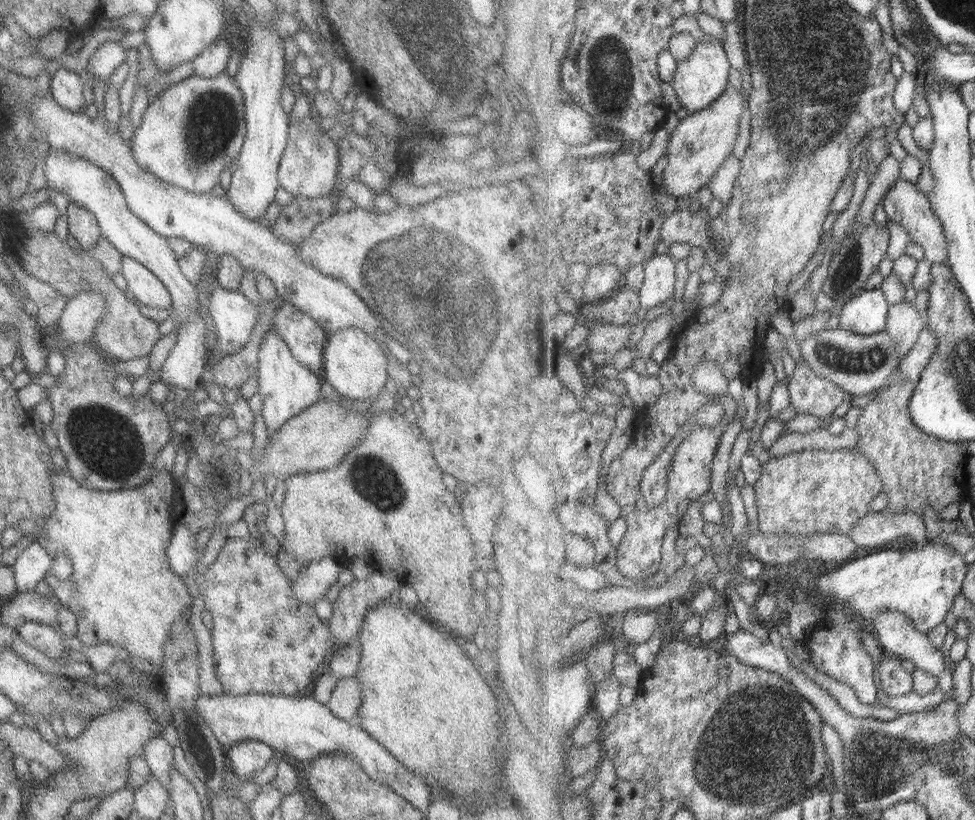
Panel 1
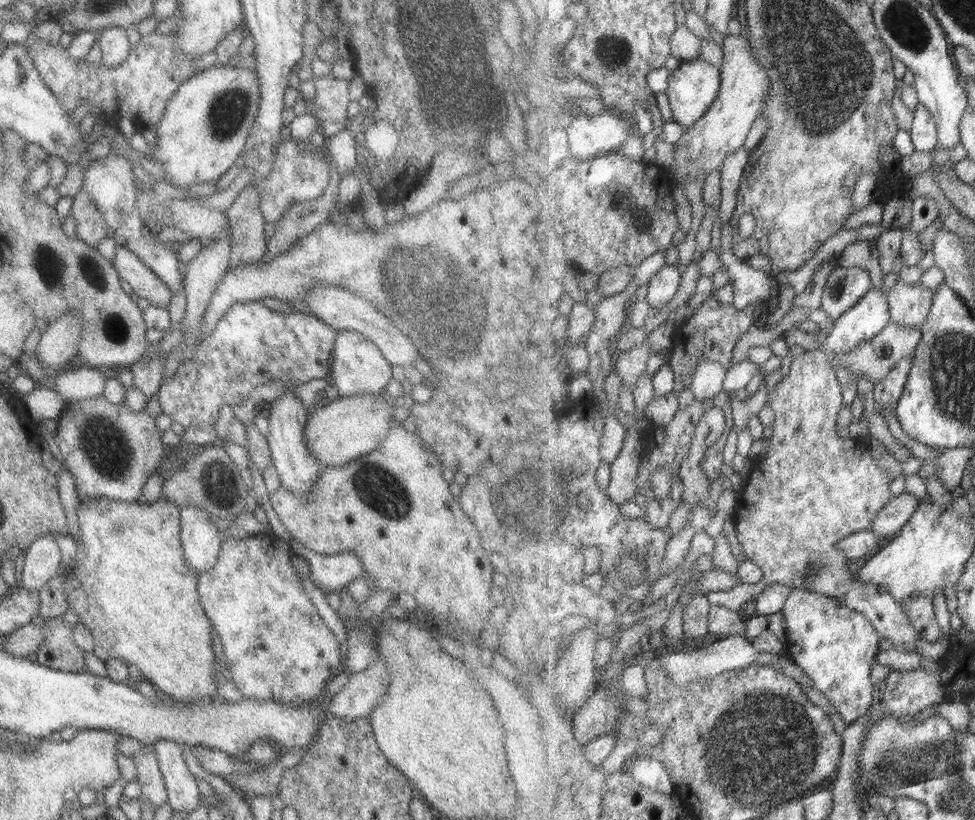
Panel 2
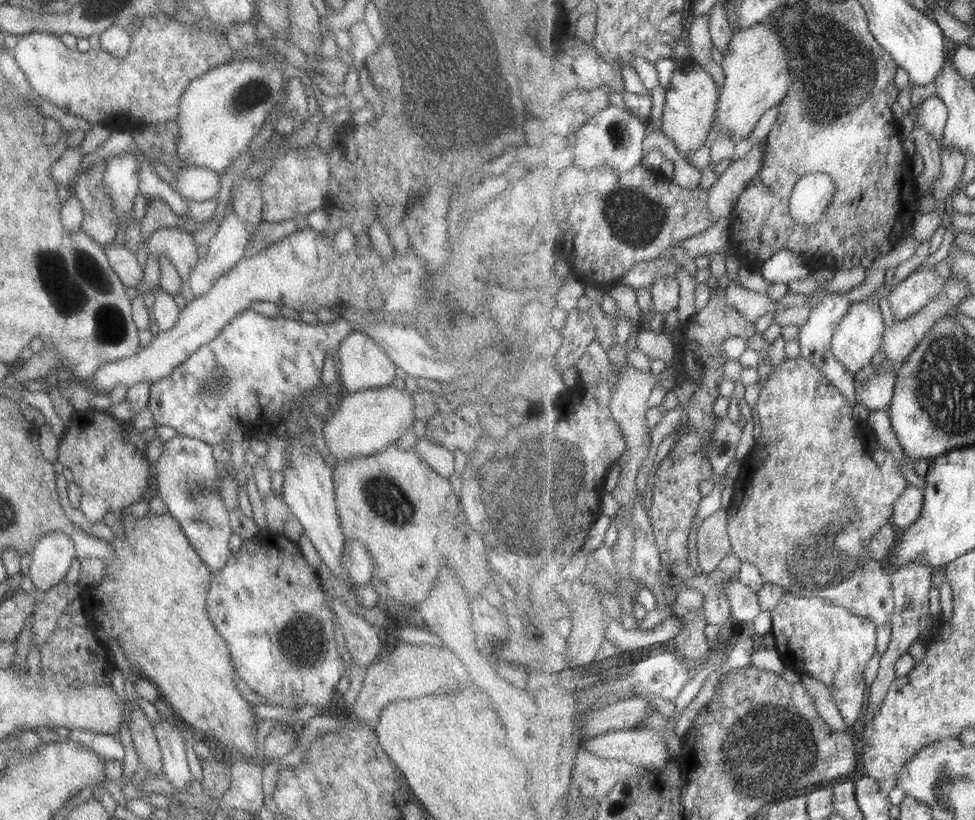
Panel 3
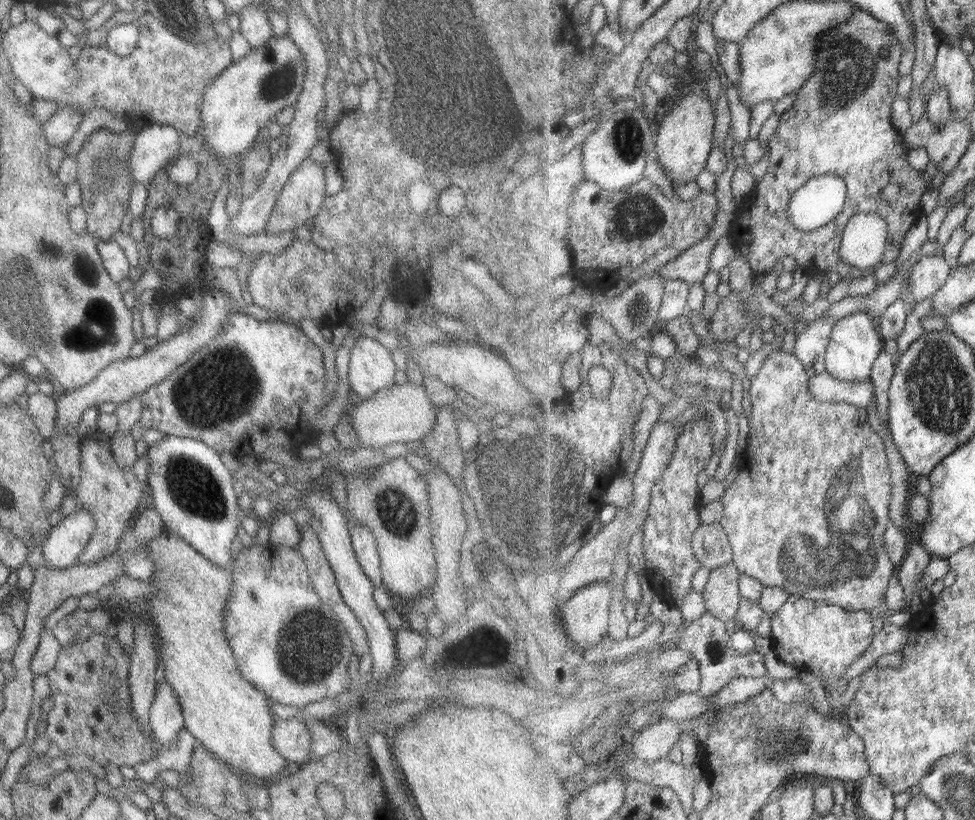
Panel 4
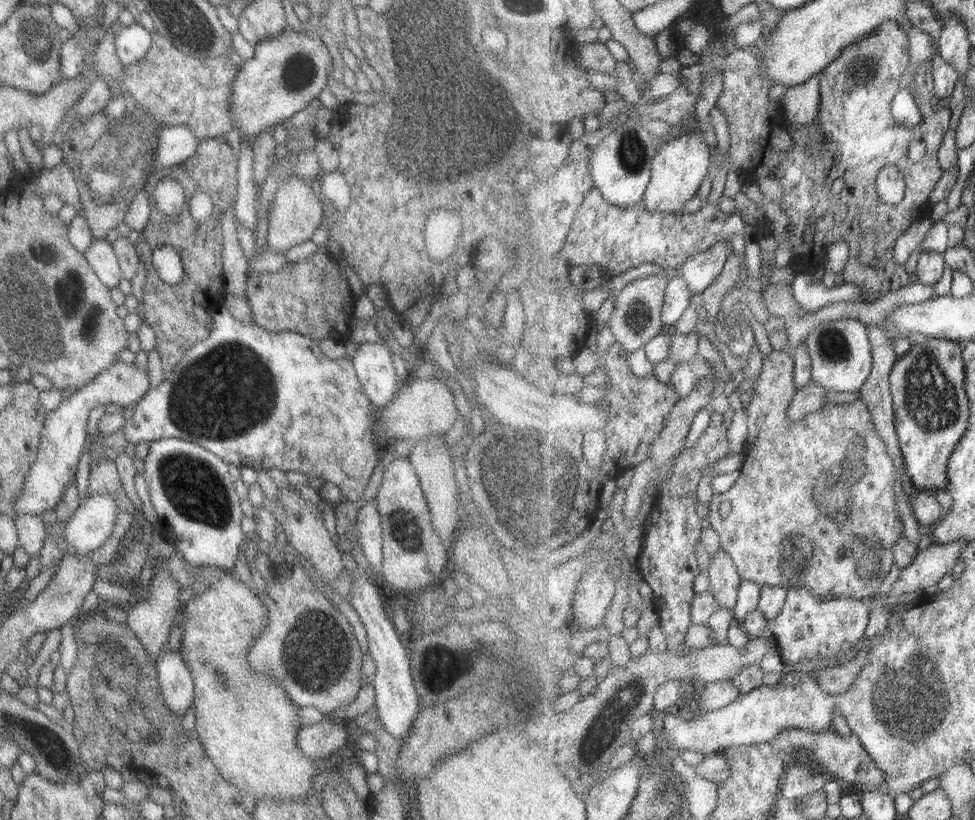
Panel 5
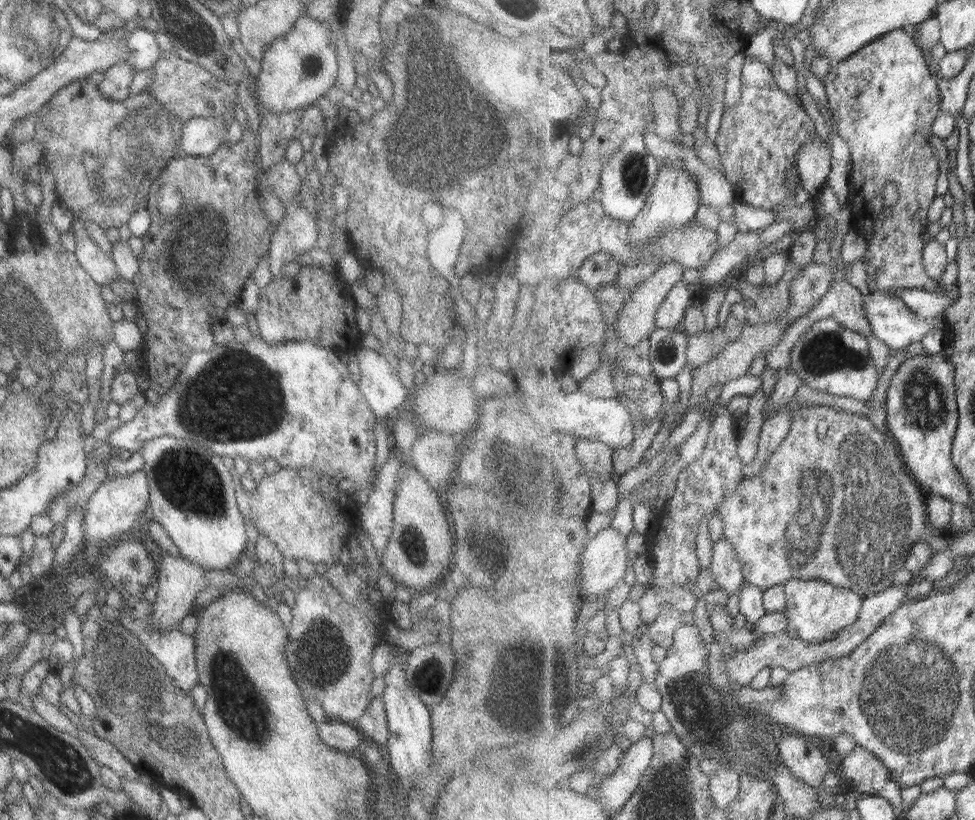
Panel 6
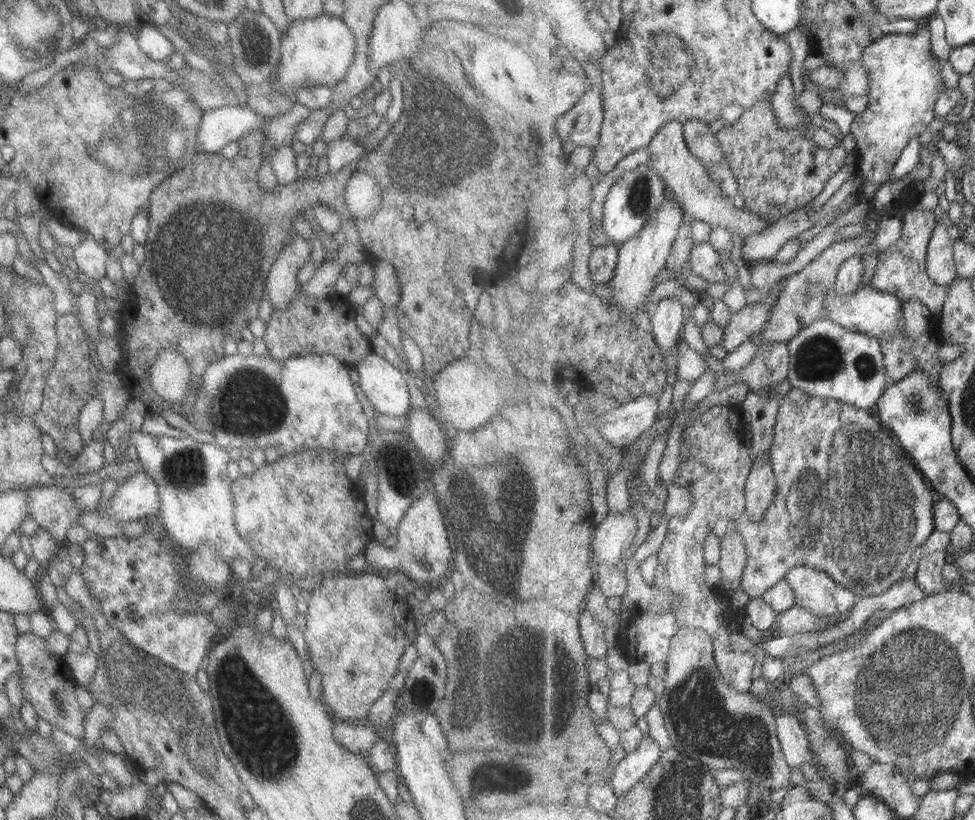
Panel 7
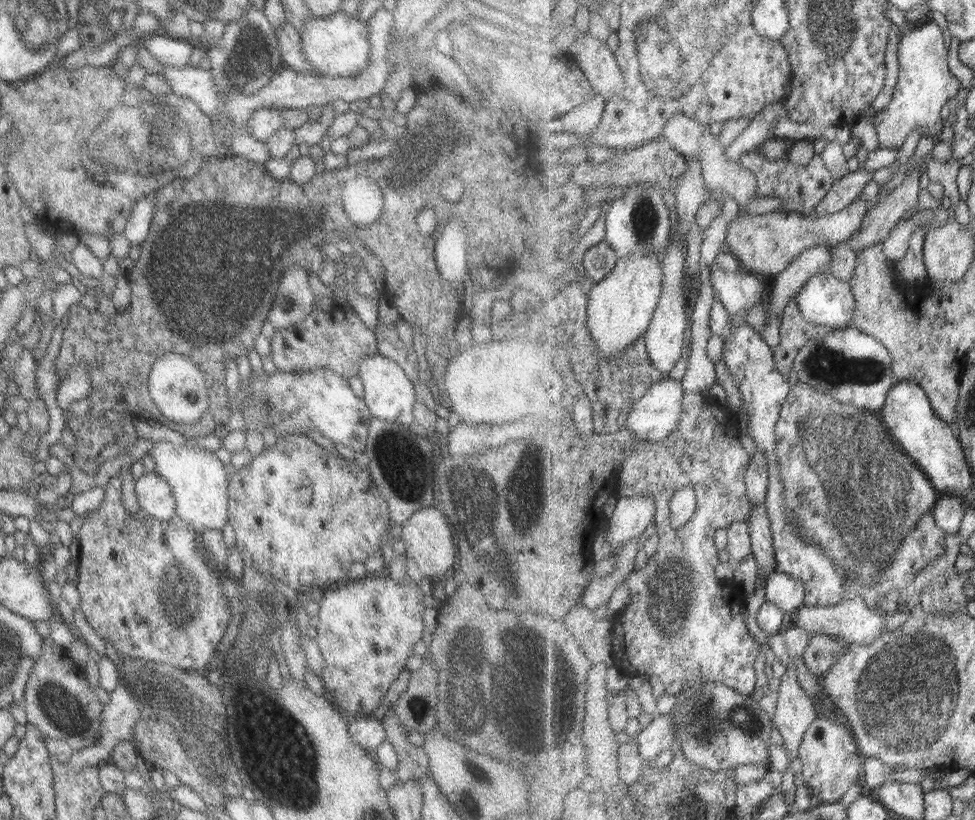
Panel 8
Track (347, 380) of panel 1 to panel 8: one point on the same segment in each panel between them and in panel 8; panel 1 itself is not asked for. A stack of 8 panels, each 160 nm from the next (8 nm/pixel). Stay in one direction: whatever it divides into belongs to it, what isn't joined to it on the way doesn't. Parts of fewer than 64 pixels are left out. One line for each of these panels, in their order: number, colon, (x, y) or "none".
2: (356, 367)
3: (363, 365)
4: (371, 369)
5: (371, 362)
6: (380, 387)
7: (384, 387)
8: (388, 395)

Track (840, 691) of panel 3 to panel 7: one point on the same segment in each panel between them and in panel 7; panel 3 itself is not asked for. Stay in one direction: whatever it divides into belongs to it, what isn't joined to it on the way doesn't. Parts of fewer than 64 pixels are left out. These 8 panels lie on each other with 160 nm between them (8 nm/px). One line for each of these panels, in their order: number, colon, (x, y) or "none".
4: (825, 639)
5: (810, 626)
6: (818, 611)
7: (816, 590)

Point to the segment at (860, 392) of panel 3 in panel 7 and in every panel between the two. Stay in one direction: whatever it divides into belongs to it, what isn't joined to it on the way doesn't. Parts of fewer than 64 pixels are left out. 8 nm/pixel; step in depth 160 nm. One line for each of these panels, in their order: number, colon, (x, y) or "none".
4: (825, 387)
5: (811, 399)
6: (776, 428)
7: (761, 486)

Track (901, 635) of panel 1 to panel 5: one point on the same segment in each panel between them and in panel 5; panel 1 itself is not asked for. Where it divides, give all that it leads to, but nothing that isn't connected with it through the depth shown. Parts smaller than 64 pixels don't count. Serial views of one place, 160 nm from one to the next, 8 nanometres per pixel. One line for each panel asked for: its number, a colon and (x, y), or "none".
2: (811, 490)
3: (817, 486)
4: (804, 458)
5: (778, 523)

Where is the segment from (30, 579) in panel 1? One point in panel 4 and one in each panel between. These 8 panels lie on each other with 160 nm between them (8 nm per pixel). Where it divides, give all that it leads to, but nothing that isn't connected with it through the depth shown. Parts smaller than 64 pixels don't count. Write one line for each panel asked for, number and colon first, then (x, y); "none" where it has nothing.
2: (41, 562)
3: (51, 556)
4: (64, 541)

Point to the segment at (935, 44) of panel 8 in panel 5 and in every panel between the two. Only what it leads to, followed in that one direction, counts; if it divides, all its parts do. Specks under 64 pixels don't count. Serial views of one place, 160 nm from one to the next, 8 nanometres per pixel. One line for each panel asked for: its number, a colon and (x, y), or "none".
5: (859, 133)
6: (884, 99)
7: (905, 80)

